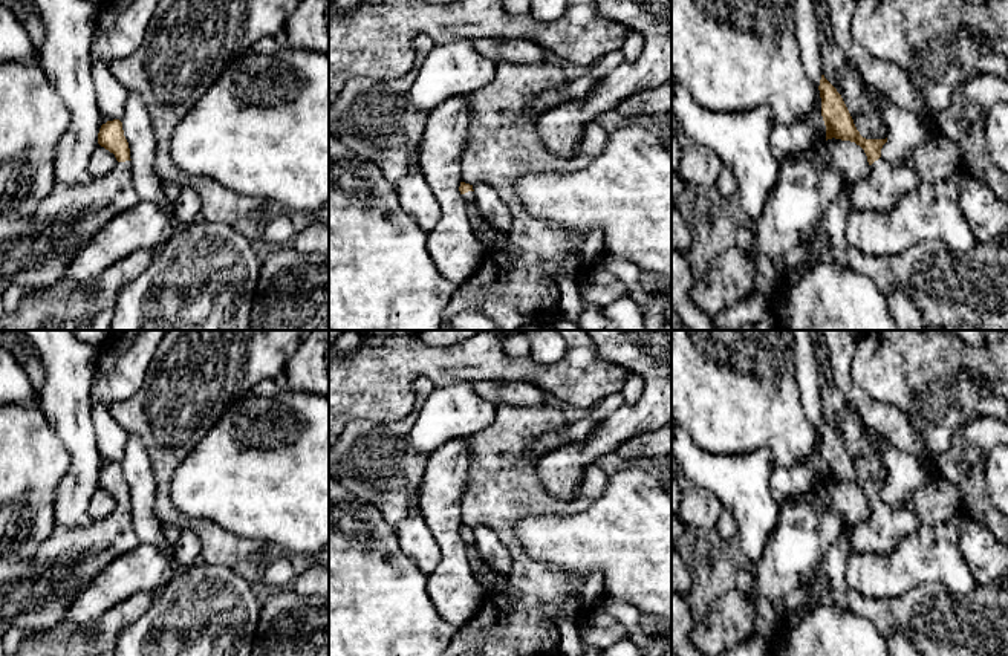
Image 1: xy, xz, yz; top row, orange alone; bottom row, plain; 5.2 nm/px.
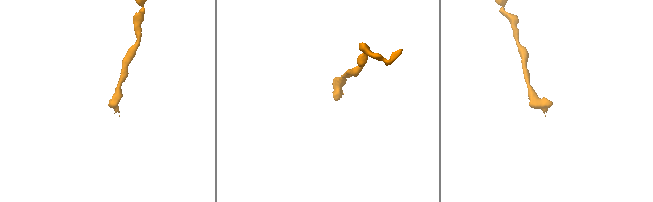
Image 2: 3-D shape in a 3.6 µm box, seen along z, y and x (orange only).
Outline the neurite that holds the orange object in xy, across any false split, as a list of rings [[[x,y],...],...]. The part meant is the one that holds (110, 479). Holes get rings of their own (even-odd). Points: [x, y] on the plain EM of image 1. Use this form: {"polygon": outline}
{"polygon": [[[122,465],[102,466],[98,486],[118,503],[112,515],[86,528],[55,523],[34,557],[0,558],[0,639],[12,627],[38,635],[63,622],[76,595],[113,560],[141,544]]]}

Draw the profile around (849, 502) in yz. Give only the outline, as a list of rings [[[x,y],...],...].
[[[828,482],[817,491],[800,492],[791,497],[777,497],[782,506],[786,502],[814,502],[818,506],[838,514],[846,526],[854,526],[869,518],[870,508],[864,492],[850,483]]]

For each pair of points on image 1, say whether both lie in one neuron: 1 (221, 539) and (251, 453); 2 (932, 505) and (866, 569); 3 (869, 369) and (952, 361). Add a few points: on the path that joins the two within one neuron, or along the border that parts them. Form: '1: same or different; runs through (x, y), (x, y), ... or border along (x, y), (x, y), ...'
1: different; border along (190, 516), (213, 520), (230, 531), (257, 540)
2: different; border along (956, 516), (923, 526)
3: same; runs through (889, 364), (932, 364)

